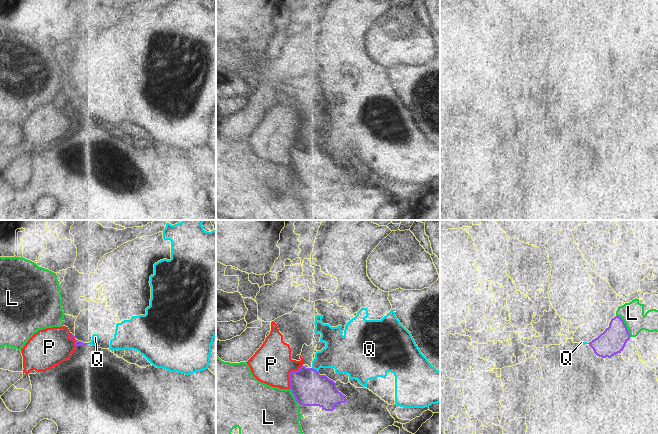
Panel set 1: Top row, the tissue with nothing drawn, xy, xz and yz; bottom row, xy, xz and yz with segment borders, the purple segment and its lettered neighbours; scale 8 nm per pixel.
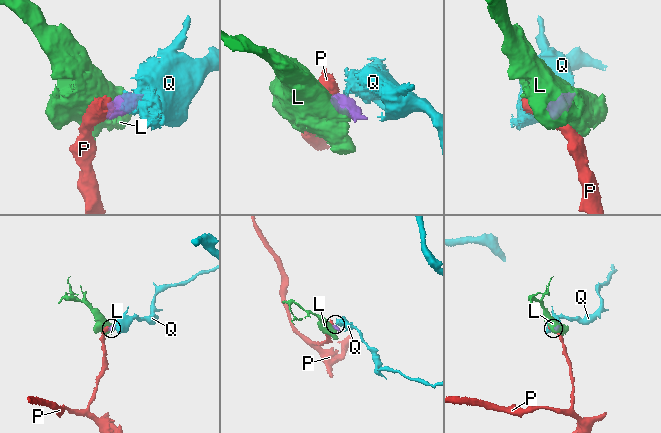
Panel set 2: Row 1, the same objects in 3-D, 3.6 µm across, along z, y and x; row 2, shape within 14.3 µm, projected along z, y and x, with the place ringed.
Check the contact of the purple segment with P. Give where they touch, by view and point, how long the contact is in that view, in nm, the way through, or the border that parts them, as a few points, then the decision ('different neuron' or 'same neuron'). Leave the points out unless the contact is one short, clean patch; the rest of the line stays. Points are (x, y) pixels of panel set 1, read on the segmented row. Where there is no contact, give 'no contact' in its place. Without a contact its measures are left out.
meets purple in xz at (289, 374); contact 220 nm long; border along xz (302, 365), (297, 370), (292, 370), (289, 373), (289, 388); different neuron

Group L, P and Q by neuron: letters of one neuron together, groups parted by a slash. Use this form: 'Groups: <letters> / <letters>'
Groups: L / P / Q.

